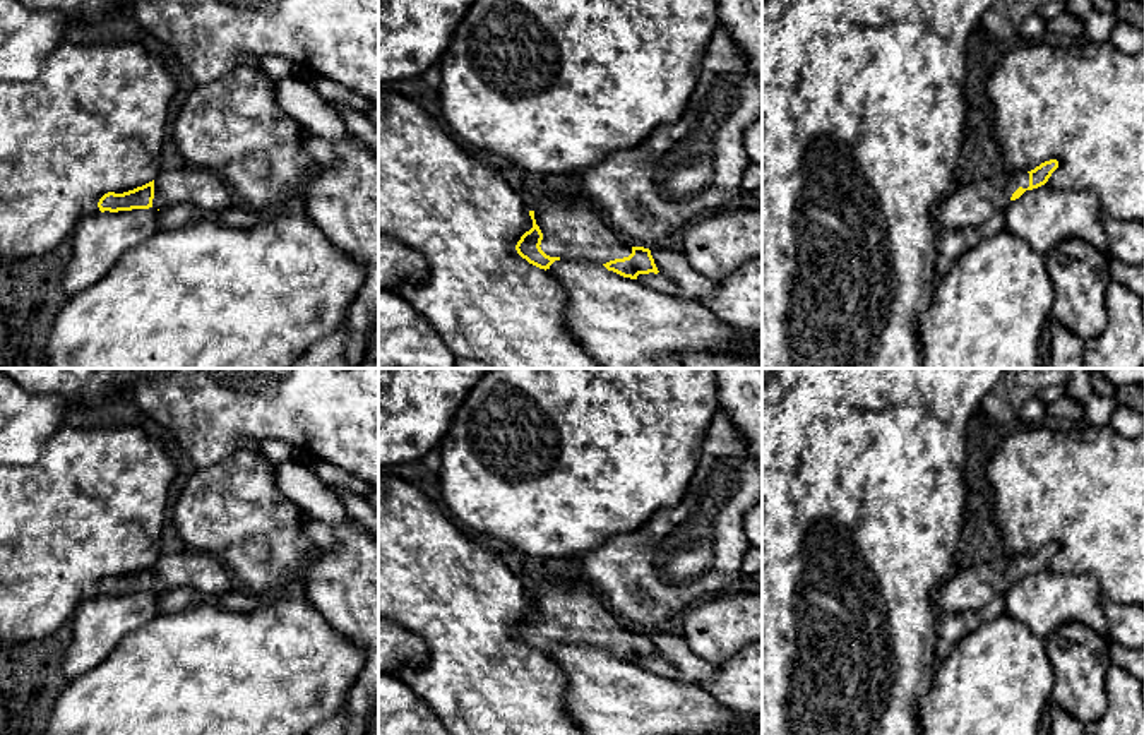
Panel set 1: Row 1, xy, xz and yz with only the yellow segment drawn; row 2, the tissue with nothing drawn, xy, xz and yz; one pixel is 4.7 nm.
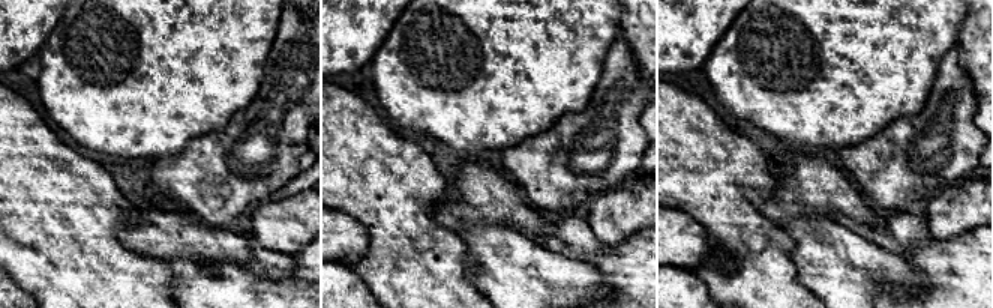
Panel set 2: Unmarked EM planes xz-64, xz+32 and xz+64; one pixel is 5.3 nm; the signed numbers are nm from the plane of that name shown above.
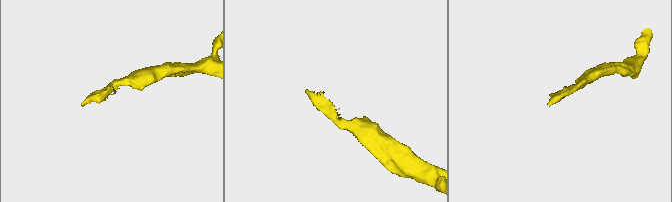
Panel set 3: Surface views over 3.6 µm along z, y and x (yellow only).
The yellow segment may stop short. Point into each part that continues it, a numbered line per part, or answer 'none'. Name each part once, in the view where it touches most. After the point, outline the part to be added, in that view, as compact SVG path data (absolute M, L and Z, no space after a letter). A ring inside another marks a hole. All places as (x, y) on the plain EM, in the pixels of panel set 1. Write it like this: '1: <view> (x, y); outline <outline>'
1: xz (572, 614); outline M581 577L550 579L534 603L543 617L539 630L550 641L603 649L632 637L632 629Z

